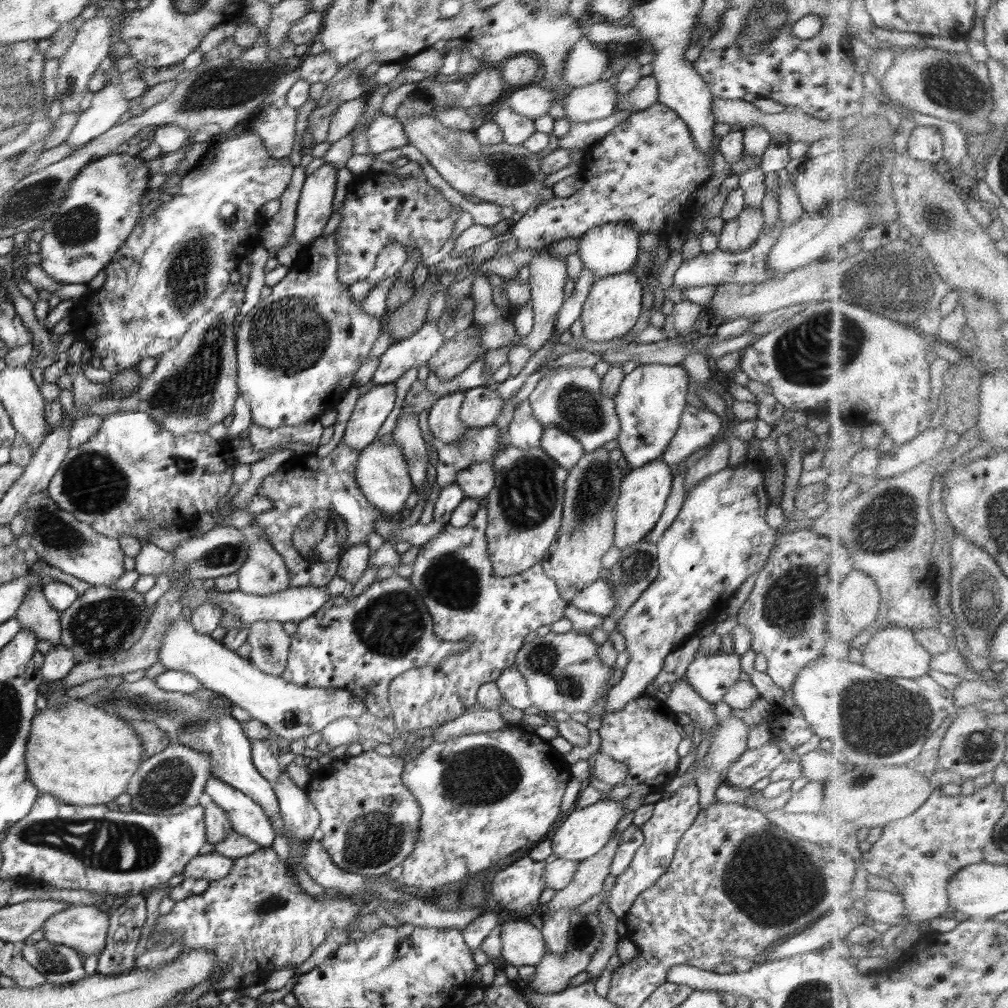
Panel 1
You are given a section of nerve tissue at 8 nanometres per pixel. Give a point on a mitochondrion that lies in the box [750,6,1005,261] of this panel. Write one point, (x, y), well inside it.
(960, 88)

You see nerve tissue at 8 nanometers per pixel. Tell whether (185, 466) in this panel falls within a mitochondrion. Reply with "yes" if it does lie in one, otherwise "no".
yes

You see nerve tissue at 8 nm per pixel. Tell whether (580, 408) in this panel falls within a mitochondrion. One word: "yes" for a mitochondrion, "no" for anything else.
yes

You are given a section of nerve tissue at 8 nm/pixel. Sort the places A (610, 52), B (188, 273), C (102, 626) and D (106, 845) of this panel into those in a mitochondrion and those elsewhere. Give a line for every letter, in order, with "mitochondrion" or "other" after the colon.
A: other
B: mitochondrion
C: mitochondrion
D: mitochondrion

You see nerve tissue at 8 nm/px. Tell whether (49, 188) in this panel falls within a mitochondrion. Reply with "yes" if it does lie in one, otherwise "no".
yes

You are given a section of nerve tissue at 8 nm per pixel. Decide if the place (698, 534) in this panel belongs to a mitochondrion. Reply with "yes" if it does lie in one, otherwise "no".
no

